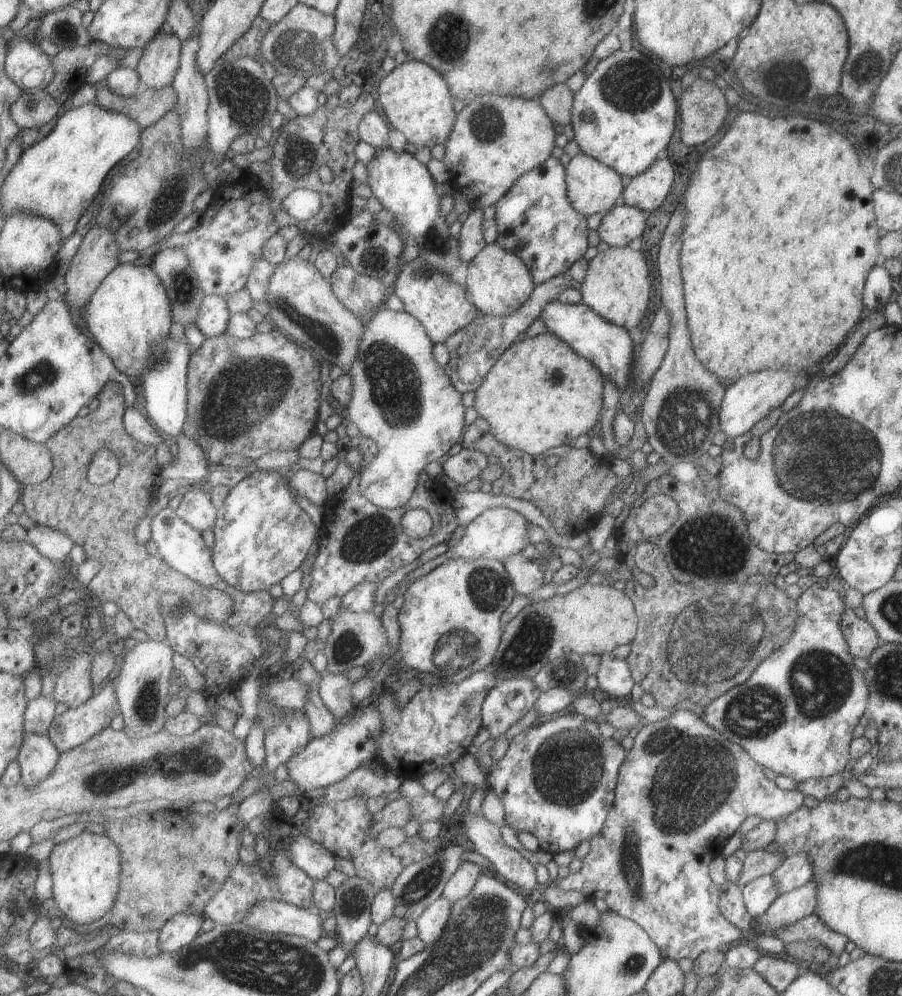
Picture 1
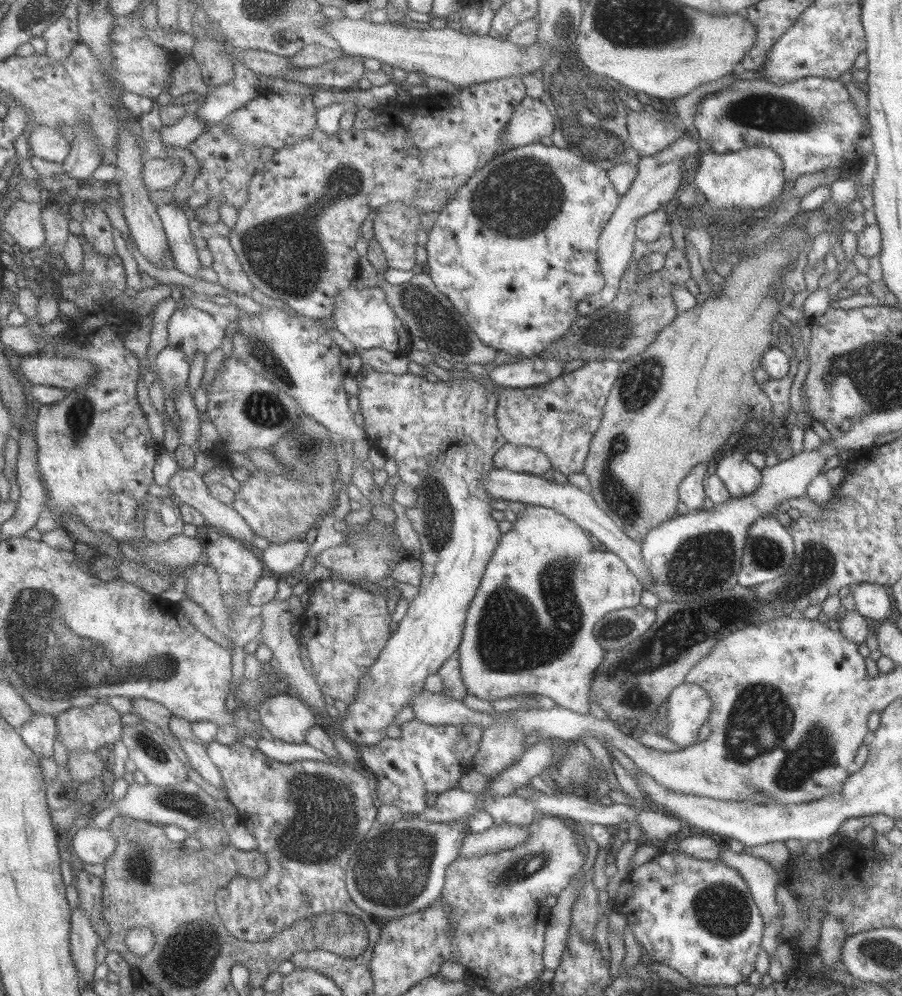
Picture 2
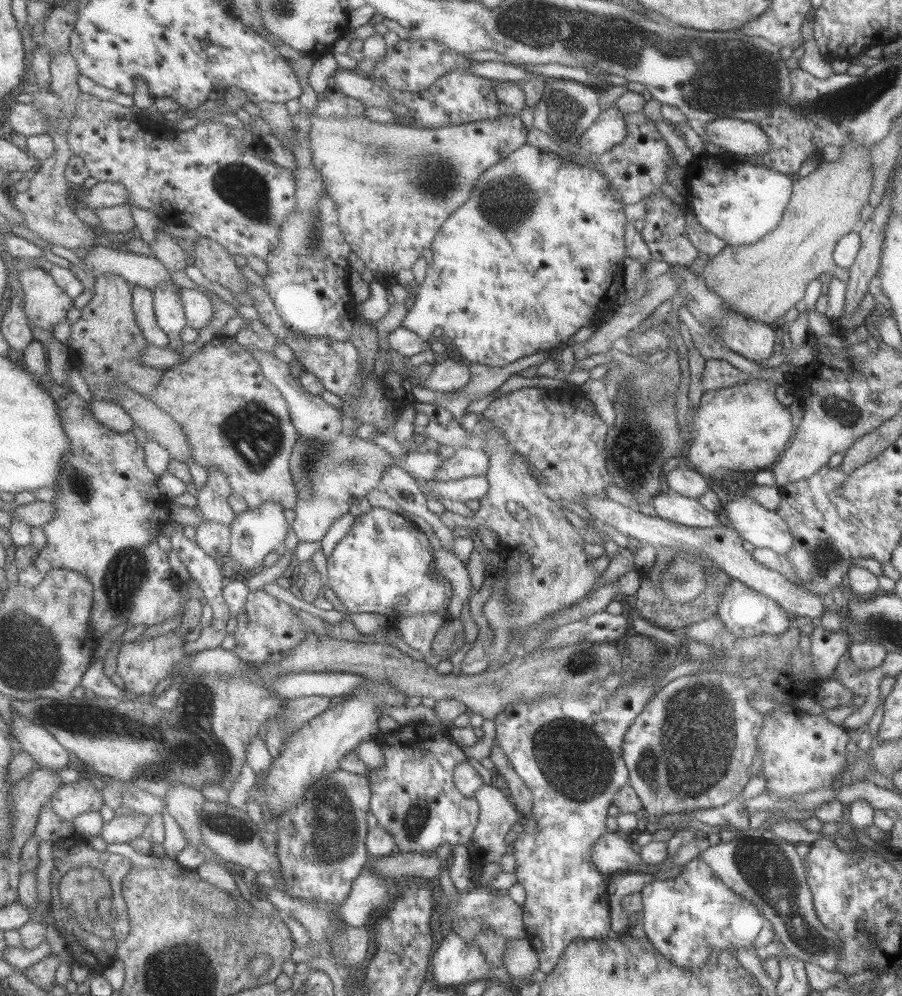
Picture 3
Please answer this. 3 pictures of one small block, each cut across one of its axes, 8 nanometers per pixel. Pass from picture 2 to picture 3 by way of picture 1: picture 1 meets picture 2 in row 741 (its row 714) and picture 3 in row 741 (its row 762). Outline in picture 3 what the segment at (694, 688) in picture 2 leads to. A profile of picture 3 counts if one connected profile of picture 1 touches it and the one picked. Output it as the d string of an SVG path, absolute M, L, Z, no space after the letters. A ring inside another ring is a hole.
M705 671L677 677L667 682L661 690L652 695L645 708L635 717L633 724L626 730L626 734L622 738L622 759L629 772L628 784L635 792L647 815L660 818L667 814L687 813L693 810L724 806L743 793L746 782L750 780L749 766L756 756L756 738L759 736L763 724L763 715L751 707L751 698L752 694L749 689L744 686L743 681L737 675Z

